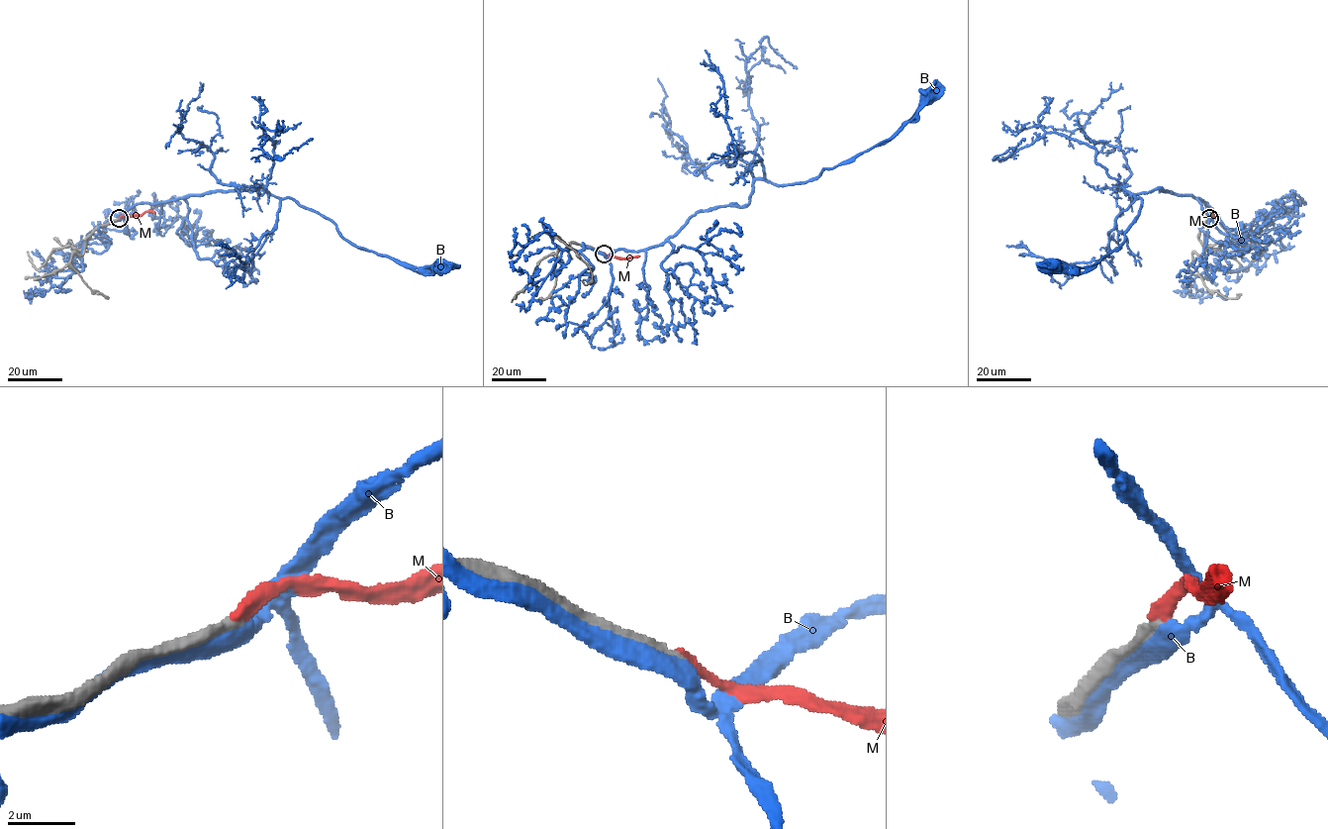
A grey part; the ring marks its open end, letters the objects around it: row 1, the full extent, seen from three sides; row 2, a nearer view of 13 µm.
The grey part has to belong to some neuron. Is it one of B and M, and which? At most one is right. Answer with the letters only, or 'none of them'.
M

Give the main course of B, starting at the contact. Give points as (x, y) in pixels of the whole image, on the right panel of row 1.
B: (1207, 220), (1213, 215), (1203, 200), (1159, 188), (1139, 193), (1139, 213), (1114, 251), (1092, 265), (1054, 267)

